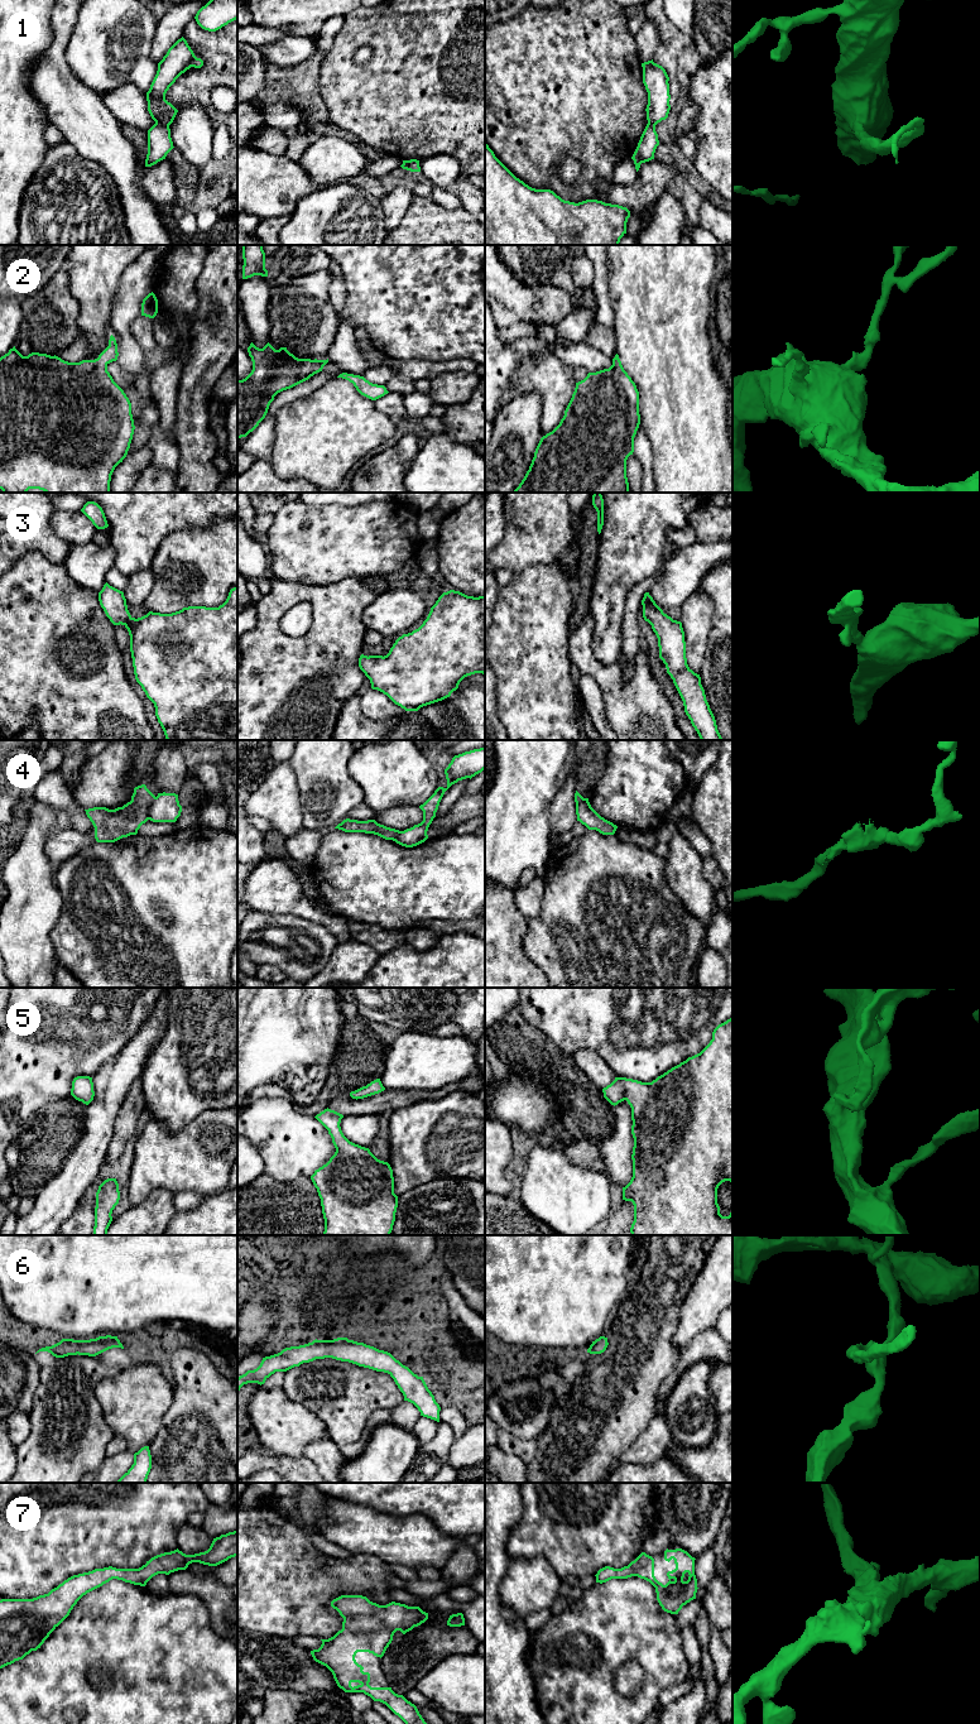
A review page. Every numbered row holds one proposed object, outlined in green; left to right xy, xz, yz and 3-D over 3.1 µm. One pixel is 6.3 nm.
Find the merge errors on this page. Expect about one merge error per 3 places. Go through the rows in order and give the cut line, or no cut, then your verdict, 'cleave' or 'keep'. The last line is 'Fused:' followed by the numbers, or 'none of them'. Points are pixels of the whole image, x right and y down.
1: cut xy (155, 121), (168, 126); cleave
2: cut none; keep
3: cut none; keep
4: cut xy (155, 797), (148, 810), (147, 819); cleave
5: cut none; keep
6: cut none; keep
7: cut none; keep
Fused: 1, 4

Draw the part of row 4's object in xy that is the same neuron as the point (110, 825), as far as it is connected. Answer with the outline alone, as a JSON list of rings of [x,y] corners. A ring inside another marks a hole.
[[[141,784],[134,788],[131,801],[122,807],[85,810],[95,827],[96,841],[115,842],[122,837],[136,835],[140,826],[148,821],[148,810],[154,798],[155,796],[146,786]]]

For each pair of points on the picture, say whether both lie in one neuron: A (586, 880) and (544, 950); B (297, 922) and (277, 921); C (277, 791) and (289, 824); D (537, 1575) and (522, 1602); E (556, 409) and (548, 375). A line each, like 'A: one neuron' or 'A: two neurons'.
A: one neuron
B: one neuron
C: one neuron
D: one neuron
E: one neuron

